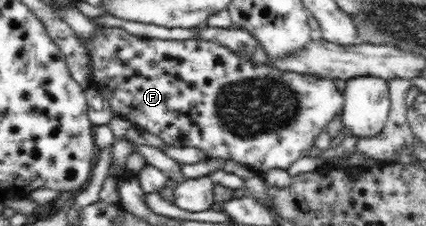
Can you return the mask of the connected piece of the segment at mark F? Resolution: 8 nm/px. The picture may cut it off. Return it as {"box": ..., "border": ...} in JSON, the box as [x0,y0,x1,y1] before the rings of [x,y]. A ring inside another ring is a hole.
{"box":[78,27,344,173],"border":[[[111,27],[102,28],[101,32],[91,35],[91,38],[78,37],[80,45],[86,49],[89,61],[92,66],[91,84],[100,91],[110,89],[112,97],[106,97],[112,103],[112,112],[116,117],[127,119],[141,131],[152,133],[172,147],[197,147],[208,155],[208,157],[221,157],[222,159],[236,161],[242,165],[248,165],[259,173],[272,170],[274,168],[287,169],[294,161],[300,158],[300,153],[310,149],[320,133],[320,129],[327,126],[328,121],[343,111],[344,98],[334,87],[330,79],[320,79],[314,75],[300,75],[298,72],[278,71],[275,67],[268,67],[264,63],[254,63],[253,60],[246,60],[237,52],[230,51],[227,47],[222,47],[213,40],[187,39],[187,40],[162,40],[156,38],[145,38],[133,35],[123,28]]]}

